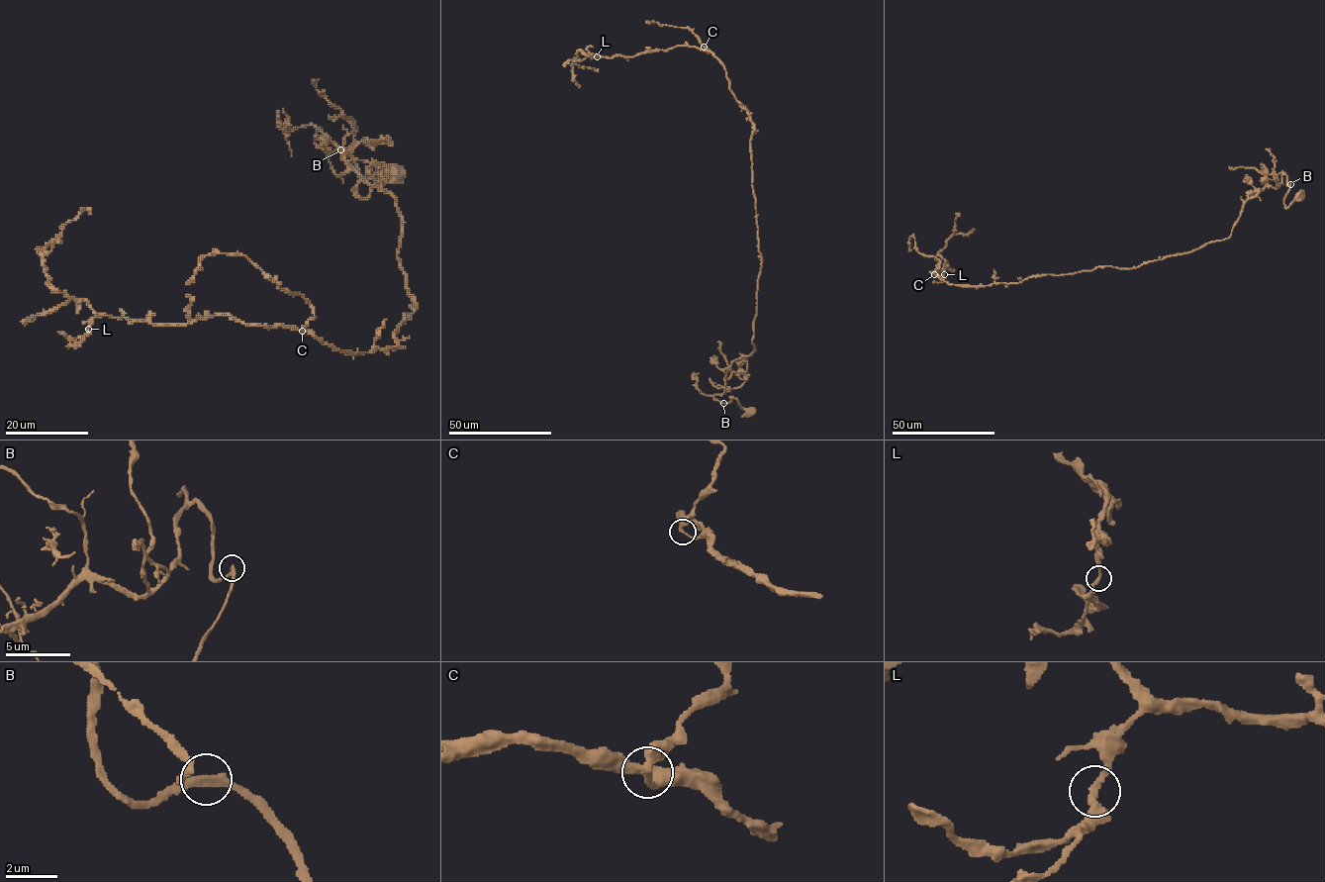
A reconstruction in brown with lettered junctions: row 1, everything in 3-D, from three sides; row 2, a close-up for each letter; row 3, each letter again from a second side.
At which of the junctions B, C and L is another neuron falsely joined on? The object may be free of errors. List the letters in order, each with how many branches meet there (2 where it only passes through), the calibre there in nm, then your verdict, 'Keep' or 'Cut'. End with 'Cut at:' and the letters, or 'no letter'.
B: Branches: 2. Thickness 280 nm. Keep
C: Branches: 2. Thickness 320 nm. Keep
L: Branches: 2. Thickness 260 nm. Keep
Cut at: no letter

